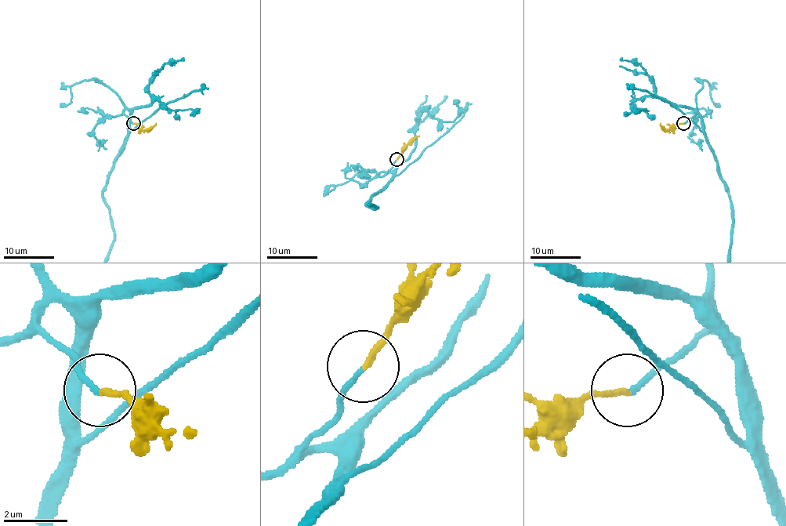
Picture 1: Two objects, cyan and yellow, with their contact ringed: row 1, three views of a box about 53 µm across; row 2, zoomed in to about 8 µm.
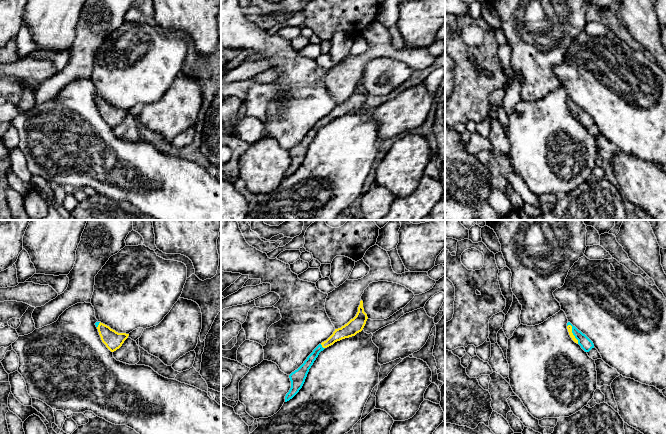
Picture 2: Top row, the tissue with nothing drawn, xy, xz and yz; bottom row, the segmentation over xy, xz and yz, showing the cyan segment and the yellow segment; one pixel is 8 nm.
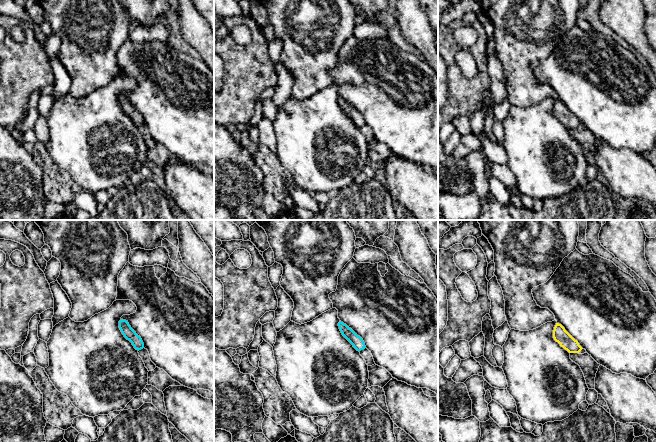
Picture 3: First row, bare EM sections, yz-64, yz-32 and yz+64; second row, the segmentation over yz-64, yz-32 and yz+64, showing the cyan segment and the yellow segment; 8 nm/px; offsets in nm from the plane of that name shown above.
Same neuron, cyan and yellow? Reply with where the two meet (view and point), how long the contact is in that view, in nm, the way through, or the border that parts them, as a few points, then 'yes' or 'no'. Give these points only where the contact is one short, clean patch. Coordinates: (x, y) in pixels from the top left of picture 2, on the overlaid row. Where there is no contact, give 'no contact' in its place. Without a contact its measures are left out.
contact yz (572, 332); length 180 nm; way yz (586, 344), (572, 332), (569, 327); yes

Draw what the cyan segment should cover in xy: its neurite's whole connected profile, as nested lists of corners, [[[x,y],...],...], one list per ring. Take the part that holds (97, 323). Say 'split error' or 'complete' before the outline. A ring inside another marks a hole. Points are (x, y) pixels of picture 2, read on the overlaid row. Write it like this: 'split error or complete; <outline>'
split error; [[[96,322],[95,325],[98,329],[102,342],[111,352],[119,349],[129,336],[129,334],[126,333],[118,333],[101,322]]]

